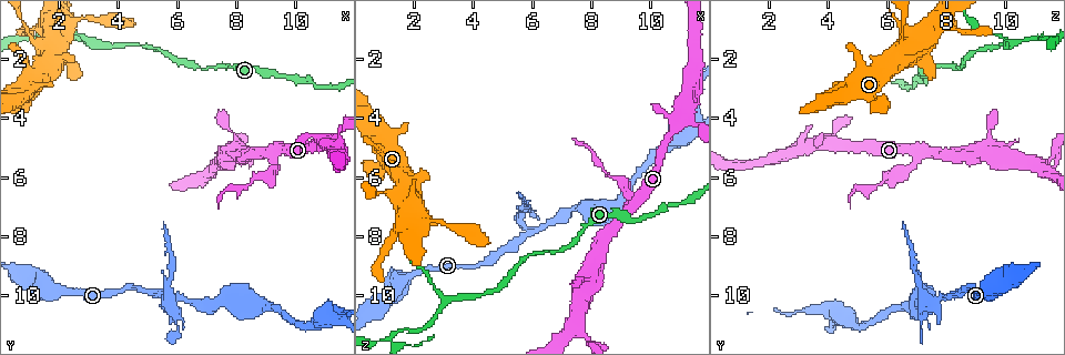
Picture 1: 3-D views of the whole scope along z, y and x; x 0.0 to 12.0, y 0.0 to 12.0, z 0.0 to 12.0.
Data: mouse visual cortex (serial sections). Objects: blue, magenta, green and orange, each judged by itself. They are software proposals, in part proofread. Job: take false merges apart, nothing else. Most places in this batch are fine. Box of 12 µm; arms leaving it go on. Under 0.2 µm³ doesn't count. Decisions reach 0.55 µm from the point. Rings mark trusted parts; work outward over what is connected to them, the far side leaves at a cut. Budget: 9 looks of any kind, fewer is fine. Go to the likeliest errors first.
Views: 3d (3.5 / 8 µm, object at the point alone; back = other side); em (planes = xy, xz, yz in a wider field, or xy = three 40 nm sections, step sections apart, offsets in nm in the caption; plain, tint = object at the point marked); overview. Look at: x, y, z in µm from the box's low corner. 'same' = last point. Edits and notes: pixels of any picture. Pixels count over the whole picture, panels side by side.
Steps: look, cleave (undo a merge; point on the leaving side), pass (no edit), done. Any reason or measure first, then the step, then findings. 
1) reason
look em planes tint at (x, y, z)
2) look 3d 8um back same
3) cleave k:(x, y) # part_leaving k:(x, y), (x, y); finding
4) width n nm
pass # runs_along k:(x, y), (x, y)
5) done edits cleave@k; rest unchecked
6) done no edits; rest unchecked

sharp bend
look 3d 3.5um at (1.5, 1.4, 11.2)

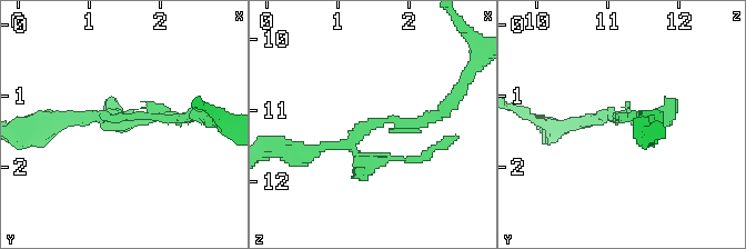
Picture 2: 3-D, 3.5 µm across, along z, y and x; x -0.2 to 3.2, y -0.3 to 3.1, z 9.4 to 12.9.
arms 3; arm_widths 150, 150, 200 nm; now the EM
look em xy step 5 tint at (1.55, 1.30, 11.15)

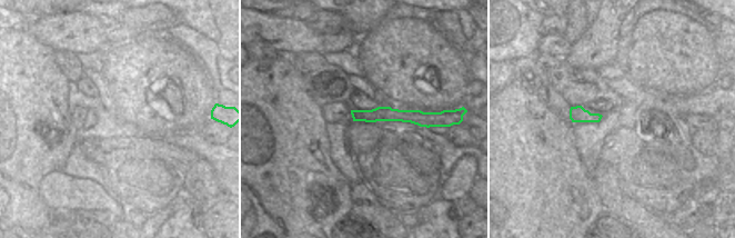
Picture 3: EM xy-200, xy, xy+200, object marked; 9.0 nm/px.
pass # runs_along 2:(197, 115), (77, 115), (63, 121); all the same cell

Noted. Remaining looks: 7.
abrupt turn
look 3d 8um at (6.0, 10.1, 7.9)

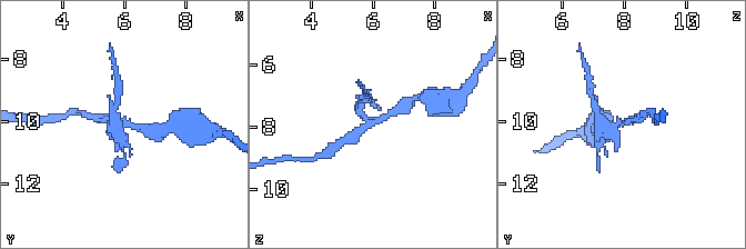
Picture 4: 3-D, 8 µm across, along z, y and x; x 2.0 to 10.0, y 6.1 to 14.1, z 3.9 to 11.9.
look 3d 3.5um at (5.9, 10.1, 7.8)

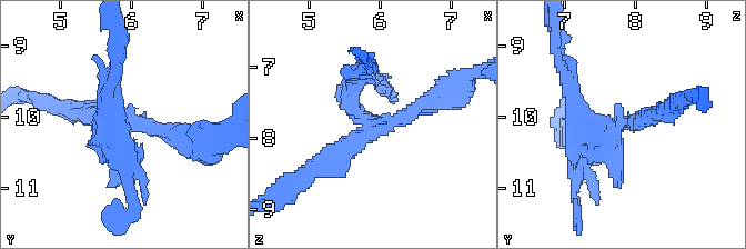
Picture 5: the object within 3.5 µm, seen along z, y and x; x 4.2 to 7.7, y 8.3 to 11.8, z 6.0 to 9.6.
need the tissue
look em xy step 5 tint at (5.95, 10.05, 7.85)

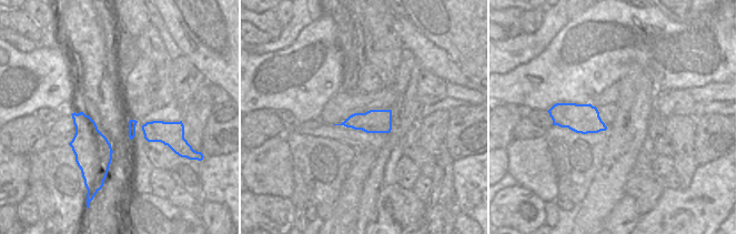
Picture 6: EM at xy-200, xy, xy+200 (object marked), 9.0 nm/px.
cleave 5:(99, 147) # part_leaving 5:(116, 128), (102, 131), (116, 67); a second cell is stuck on

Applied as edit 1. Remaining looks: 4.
a fork
look 3d 3.5um at (11.4, 10.8, 4.4)

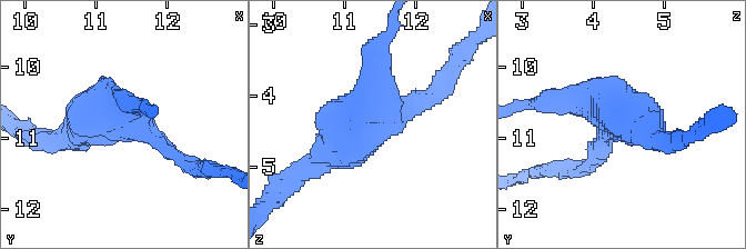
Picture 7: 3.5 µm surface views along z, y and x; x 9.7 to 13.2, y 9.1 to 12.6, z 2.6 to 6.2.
arms 3; arm_widths 200, 200, 250 nm
look em xy step 3 plain at (11.35, 10.75, 4.35)

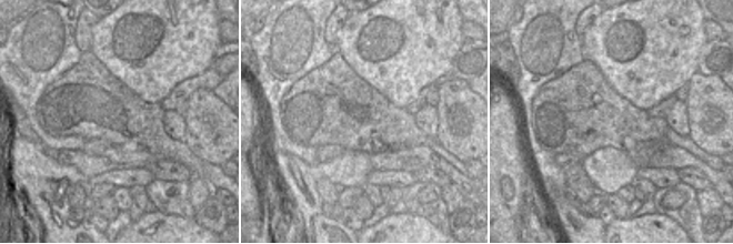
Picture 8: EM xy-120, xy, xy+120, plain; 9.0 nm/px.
look em xy step 3 tint same

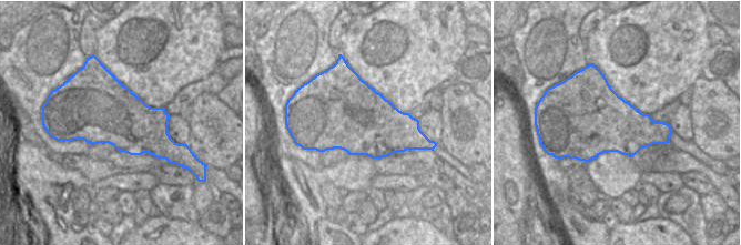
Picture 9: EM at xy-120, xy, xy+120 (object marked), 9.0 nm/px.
width 650 nm
pass # runs_along 7:(308, 168), (345, 140), (380, 55); all the same cell

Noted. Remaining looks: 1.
done edits cleave@5; rest unchecked

